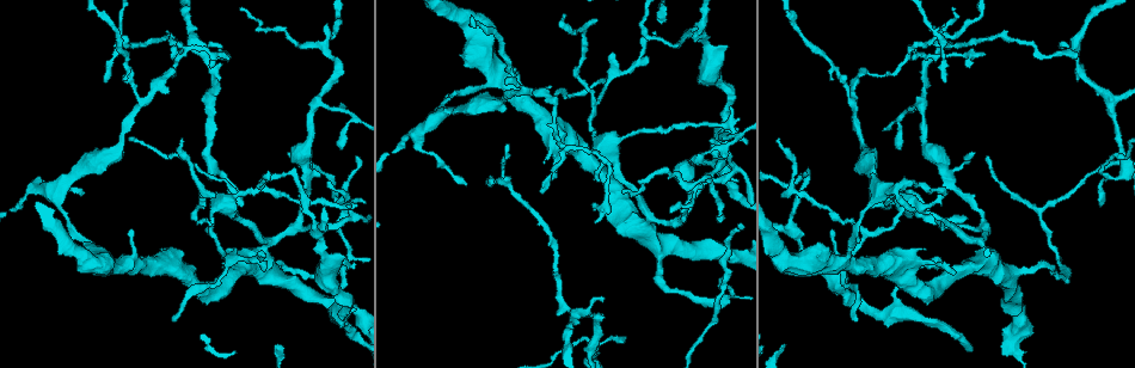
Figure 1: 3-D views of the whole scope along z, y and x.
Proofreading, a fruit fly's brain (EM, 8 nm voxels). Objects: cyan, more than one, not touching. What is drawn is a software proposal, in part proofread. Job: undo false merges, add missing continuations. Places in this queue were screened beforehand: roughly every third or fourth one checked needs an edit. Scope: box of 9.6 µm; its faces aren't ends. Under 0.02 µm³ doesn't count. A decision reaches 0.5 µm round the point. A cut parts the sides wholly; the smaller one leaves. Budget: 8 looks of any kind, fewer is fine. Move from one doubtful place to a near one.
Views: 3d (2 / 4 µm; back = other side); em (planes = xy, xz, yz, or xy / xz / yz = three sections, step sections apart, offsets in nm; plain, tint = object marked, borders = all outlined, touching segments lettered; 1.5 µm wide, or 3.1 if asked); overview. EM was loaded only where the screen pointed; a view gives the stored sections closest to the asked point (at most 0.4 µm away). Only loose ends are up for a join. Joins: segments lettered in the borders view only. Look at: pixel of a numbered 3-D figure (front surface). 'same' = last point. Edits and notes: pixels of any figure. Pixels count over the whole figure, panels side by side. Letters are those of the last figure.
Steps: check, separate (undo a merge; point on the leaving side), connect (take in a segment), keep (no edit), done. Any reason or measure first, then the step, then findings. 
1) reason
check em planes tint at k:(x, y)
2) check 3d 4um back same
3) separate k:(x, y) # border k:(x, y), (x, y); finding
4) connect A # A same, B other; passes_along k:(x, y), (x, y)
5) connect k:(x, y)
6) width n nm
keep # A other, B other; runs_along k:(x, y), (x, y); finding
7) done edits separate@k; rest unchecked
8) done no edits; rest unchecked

thick turns thin
check em planes borders at 1:(949, 176)

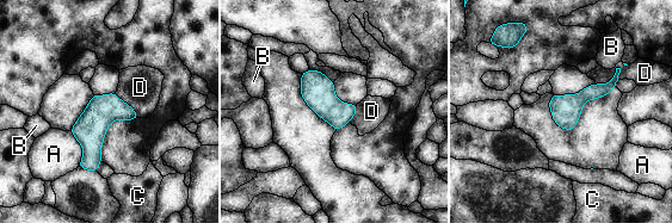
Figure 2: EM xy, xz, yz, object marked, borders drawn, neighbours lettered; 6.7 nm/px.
longest_contact A 240 nm
keep # A other, B other, C other, D other; border 2:(621, 68), (606, 82), (596, 84); continuous, no second neuron

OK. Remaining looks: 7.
abrupt turn
check 3d 2um at 1:(808, 171)

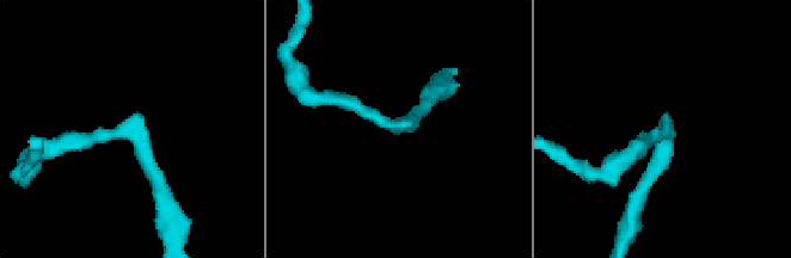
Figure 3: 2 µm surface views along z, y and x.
shape alone is not enough
check em planes borders at 3:(127, 134)

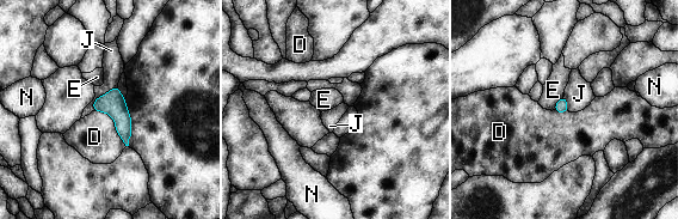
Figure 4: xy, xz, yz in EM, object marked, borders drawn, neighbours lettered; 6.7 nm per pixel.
keep # D other, E other, J other, N other; all the same neuron

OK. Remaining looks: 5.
free end
check em xy step 8 tint at 1:(348, 208)

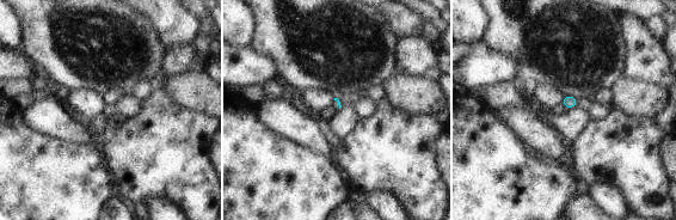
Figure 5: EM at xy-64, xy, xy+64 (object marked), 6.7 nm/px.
check em planes tint same

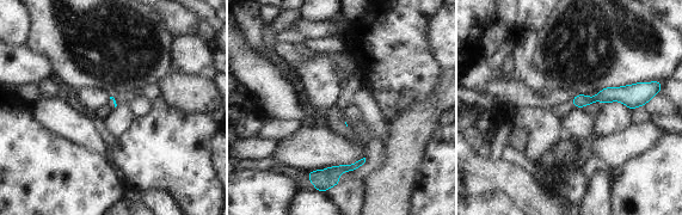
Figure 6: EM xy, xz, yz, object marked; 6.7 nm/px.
see the neighbours
check em planes borders same

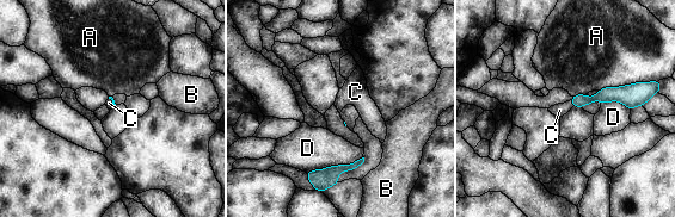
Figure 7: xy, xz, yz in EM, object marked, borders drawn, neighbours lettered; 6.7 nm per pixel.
connect C # A other, B other, C same, D other; passes_along 7:(607, 94), (571, 103), (559, 110); the neuron continues

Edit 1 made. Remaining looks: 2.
done edits connect@7; rest unchecked

